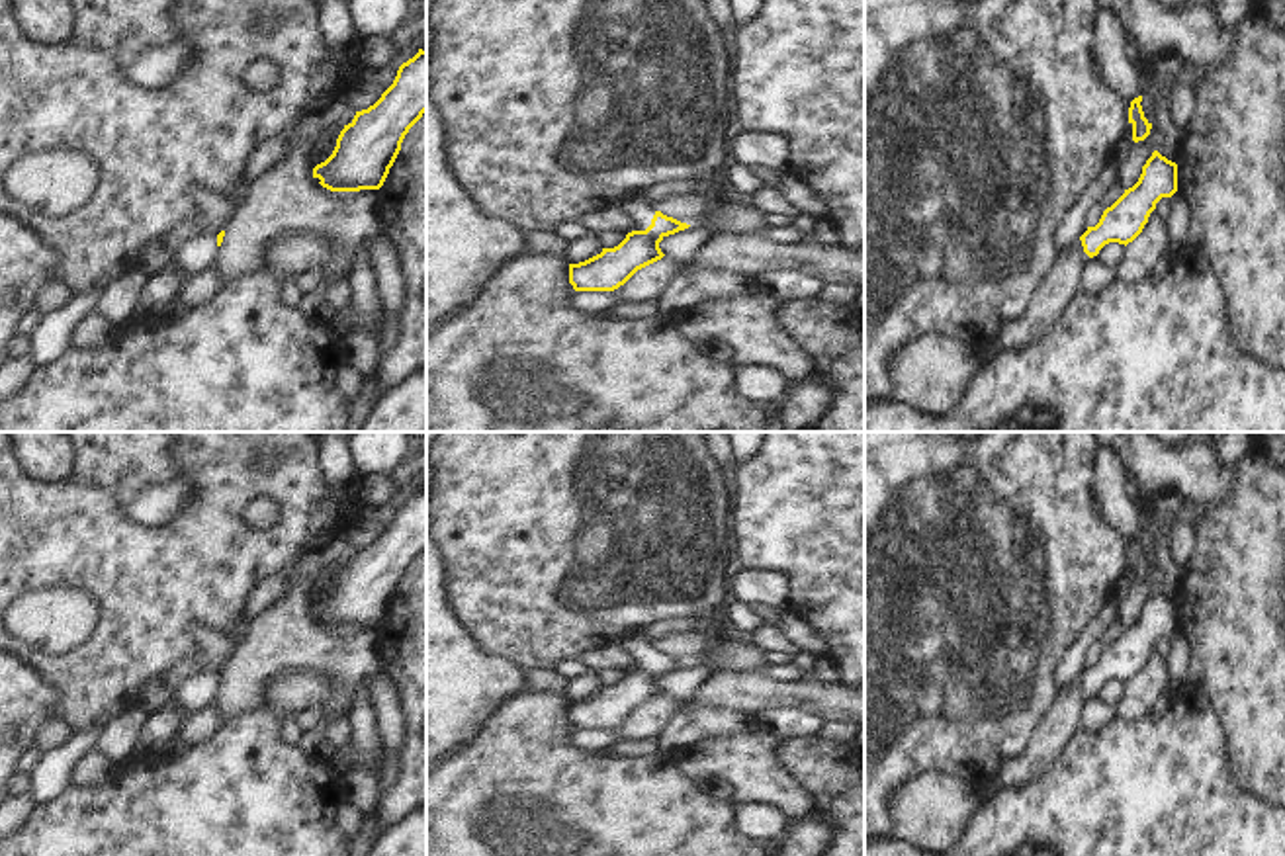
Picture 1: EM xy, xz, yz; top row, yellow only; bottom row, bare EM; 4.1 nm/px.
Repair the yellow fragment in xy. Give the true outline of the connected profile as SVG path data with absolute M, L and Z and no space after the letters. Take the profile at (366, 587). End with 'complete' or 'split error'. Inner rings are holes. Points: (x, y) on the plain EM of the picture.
M419 487L381 535L344 563L332 592L313 606L313 616L331 629L379 627L405 573L424 549L426 489Z | complete

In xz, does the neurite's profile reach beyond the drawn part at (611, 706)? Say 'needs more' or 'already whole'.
needs more

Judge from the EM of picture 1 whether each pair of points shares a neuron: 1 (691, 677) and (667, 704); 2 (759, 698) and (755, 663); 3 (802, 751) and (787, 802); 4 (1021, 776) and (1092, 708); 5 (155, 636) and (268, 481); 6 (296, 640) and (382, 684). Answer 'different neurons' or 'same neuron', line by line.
1: different neurons
2: different neurons
3: different neurons
4: different neurons
5: same neuron
6: different neurons

